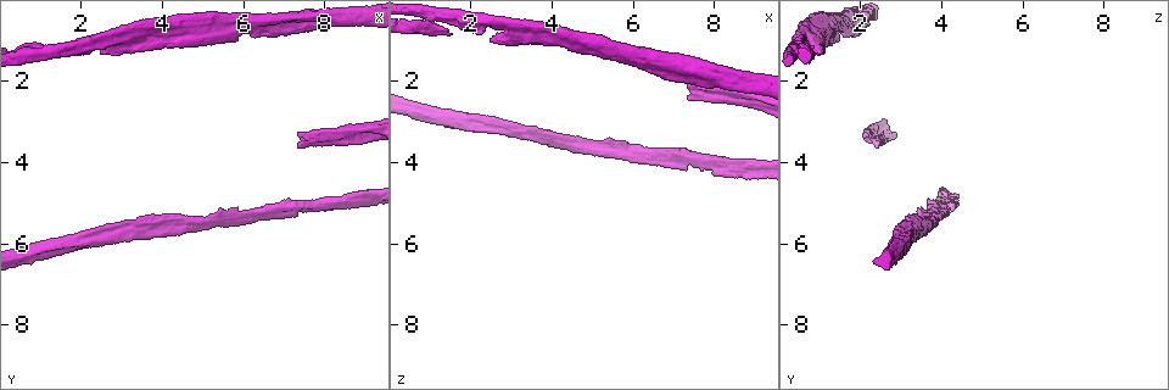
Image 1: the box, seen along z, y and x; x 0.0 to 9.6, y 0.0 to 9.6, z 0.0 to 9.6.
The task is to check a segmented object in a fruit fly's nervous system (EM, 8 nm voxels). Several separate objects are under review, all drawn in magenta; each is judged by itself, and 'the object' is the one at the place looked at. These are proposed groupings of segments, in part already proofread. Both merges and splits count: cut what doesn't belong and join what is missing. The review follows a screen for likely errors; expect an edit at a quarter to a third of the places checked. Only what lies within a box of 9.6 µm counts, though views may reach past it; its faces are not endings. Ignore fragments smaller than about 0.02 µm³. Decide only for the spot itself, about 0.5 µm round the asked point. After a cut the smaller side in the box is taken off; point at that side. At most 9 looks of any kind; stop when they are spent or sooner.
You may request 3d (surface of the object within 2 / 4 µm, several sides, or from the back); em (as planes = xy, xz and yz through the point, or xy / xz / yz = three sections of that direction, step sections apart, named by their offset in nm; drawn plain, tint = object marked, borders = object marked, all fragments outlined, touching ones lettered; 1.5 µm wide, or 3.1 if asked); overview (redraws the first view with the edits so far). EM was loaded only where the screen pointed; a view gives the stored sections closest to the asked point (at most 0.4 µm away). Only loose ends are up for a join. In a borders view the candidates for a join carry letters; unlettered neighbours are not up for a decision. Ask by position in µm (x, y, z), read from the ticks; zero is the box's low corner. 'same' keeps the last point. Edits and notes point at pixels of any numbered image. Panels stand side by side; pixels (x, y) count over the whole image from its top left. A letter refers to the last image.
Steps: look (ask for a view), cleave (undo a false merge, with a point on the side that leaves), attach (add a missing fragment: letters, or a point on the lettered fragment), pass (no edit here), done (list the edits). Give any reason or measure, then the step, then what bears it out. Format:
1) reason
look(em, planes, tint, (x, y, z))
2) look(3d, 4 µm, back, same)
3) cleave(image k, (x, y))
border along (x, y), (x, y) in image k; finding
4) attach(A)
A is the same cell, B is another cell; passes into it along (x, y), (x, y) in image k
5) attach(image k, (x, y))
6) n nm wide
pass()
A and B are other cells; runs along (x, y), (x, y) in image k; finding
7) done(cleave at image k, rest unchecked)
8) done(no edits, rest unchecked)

free end
look(em, xz, step 4, borders, (3.50, 1.25, 1.10))

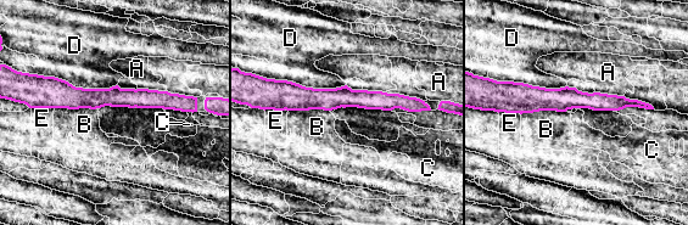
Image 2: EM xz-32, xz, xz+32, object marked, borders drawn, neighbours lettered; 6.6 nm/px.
D touches over 550 nm
pass()
A, B, C, D and E are other cells; border along (264, 110), (287, 111) in image 2; none of them fits

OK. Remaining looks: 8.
arms part here
look(3d, 4 µm, (5.25, 0.65, 1.20))

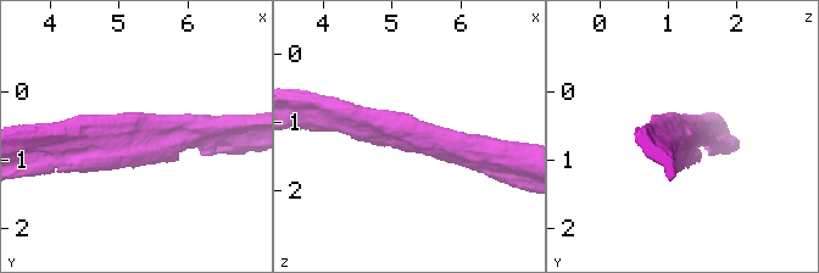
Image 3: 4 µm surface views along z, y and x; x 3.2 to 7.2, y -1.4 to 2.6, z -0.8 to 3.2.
look(em, planes, tint, (5.30, 0.65, 1.20))

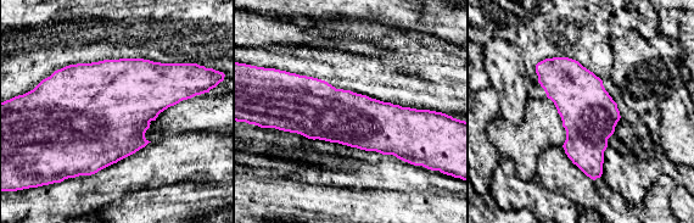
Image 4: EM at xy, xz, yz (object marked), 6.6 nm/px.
look(em, planes, borders, same)

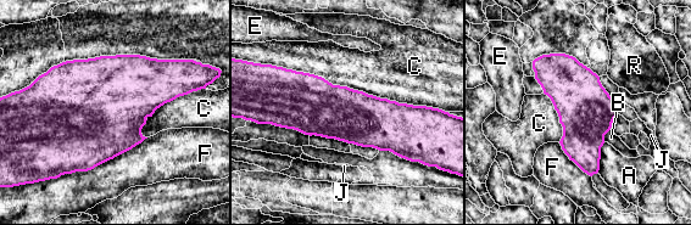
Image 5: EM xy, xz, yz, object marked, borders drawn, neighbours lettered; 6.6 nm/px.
360 nm wide
pass()
A, B, C, E, F, J and R are other cells; border along (276, 65), (380, 97), (432, 107) in image 5; all the same neuron

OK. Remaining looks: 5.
look(3d, 2 µm, (1.55, 1.30, 0.85))

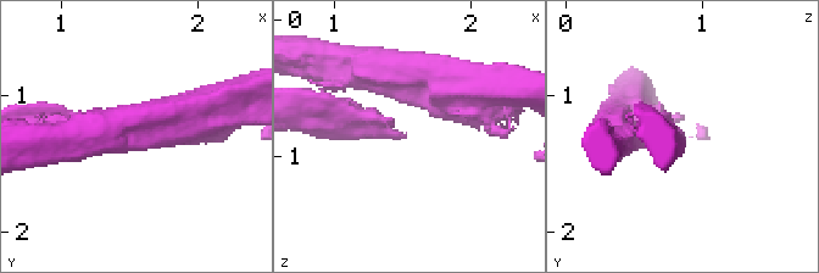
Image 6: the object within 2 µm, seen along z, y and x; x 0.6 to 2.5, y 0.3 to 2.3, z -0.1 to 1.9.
arms of 260, 300 nm
look(em, planes, borders, (1.52, 1.32, 0.84))

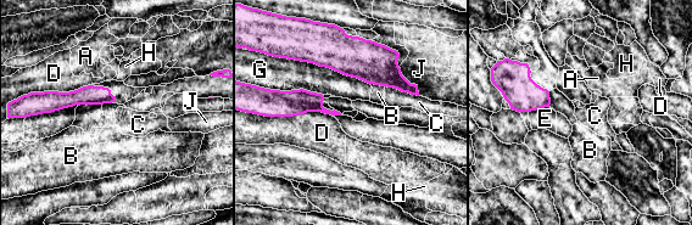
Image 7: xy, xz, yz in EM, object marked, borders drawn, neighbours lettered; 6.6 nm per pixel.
pass()
A, B, C, D, E, G, H and J are other cells; runs along (111, 99), (72, 97), (44, 103) in image 7; none of them fits

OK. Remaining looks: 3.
done(no edits, rest unchecked)

